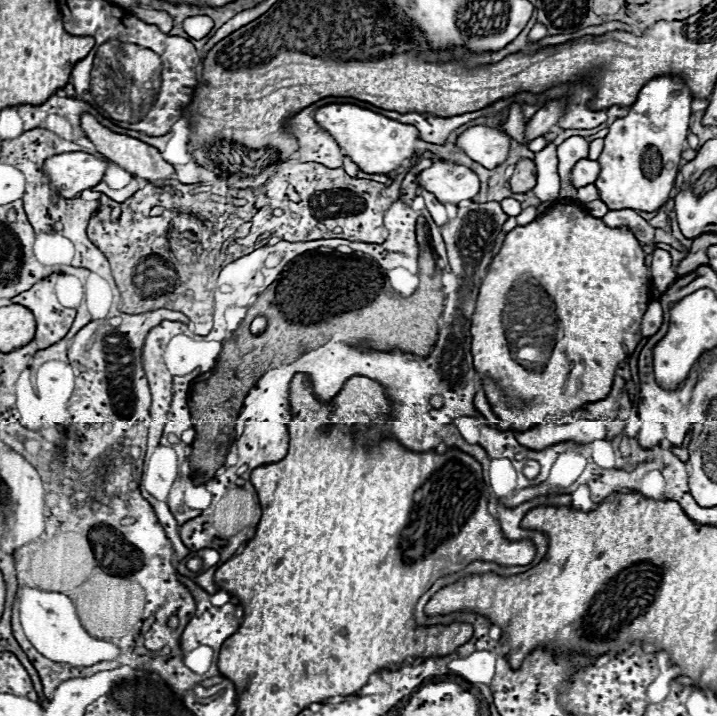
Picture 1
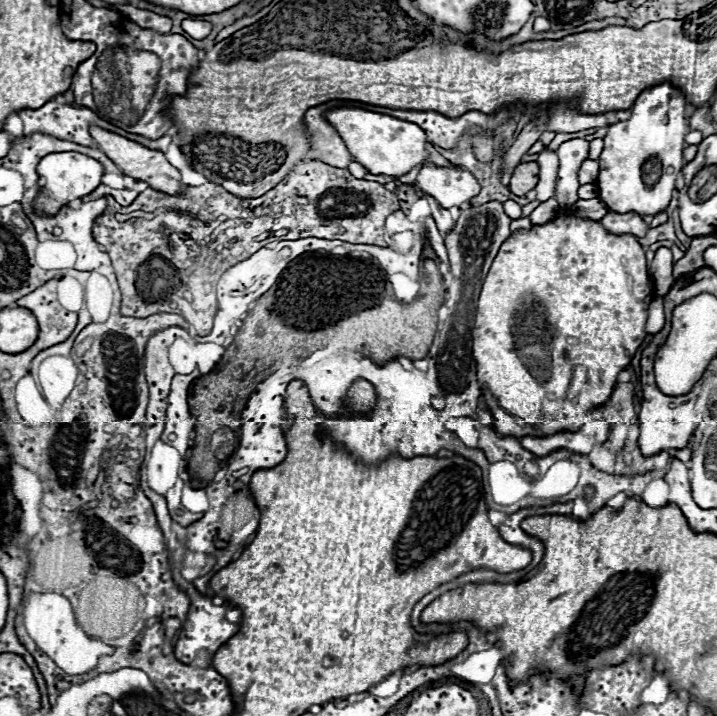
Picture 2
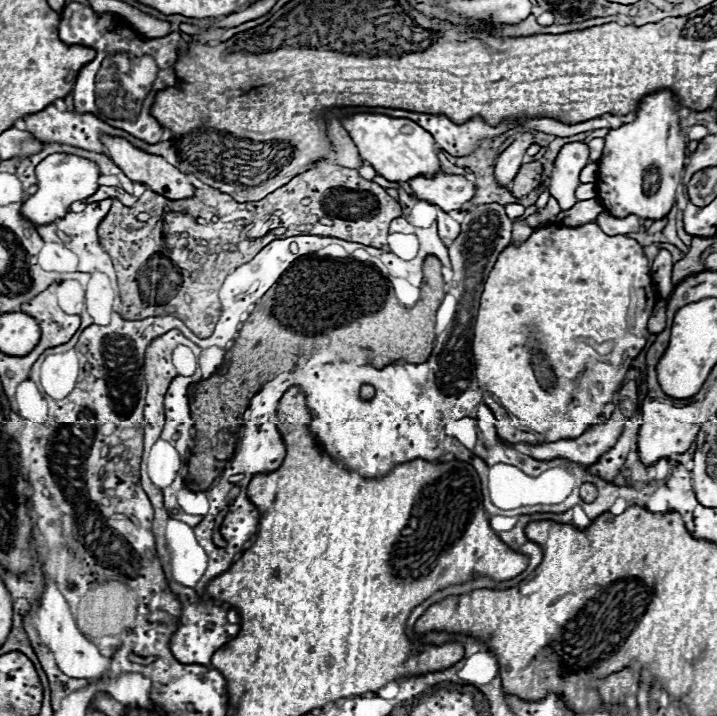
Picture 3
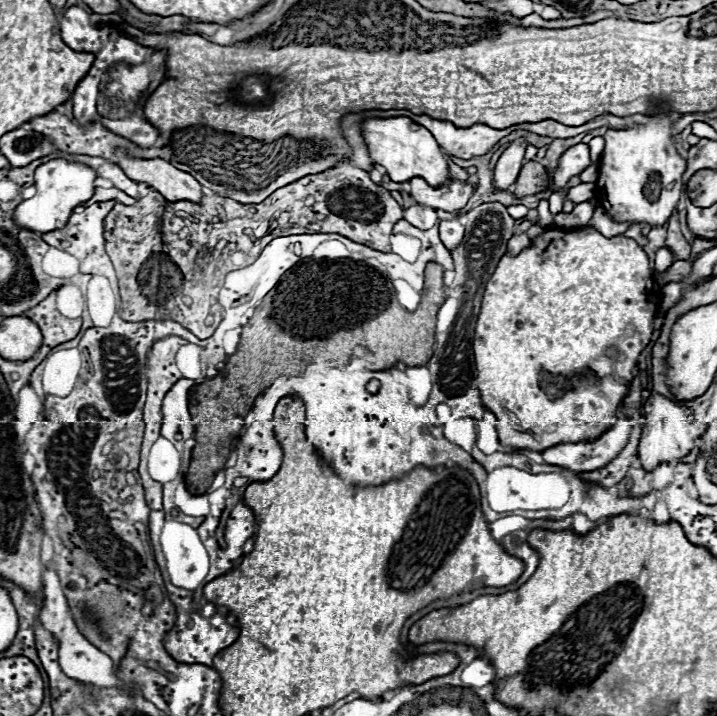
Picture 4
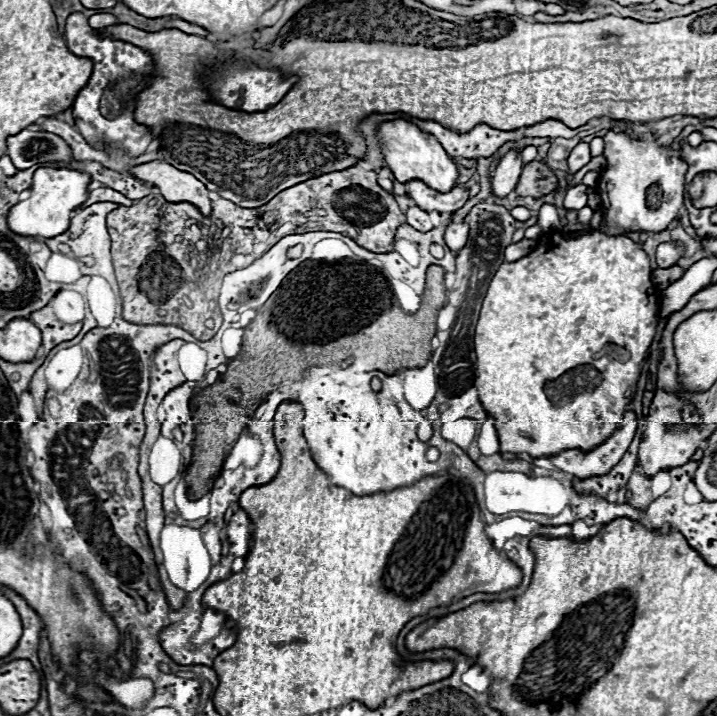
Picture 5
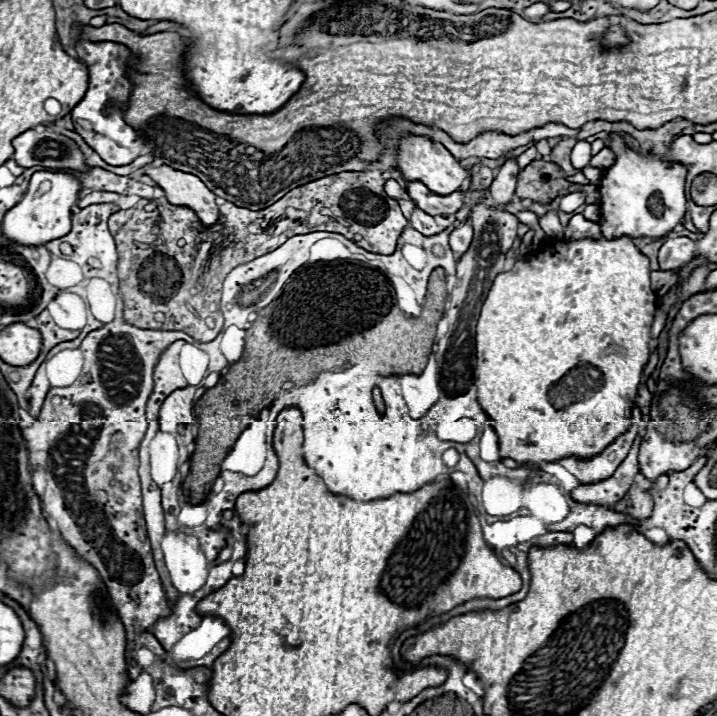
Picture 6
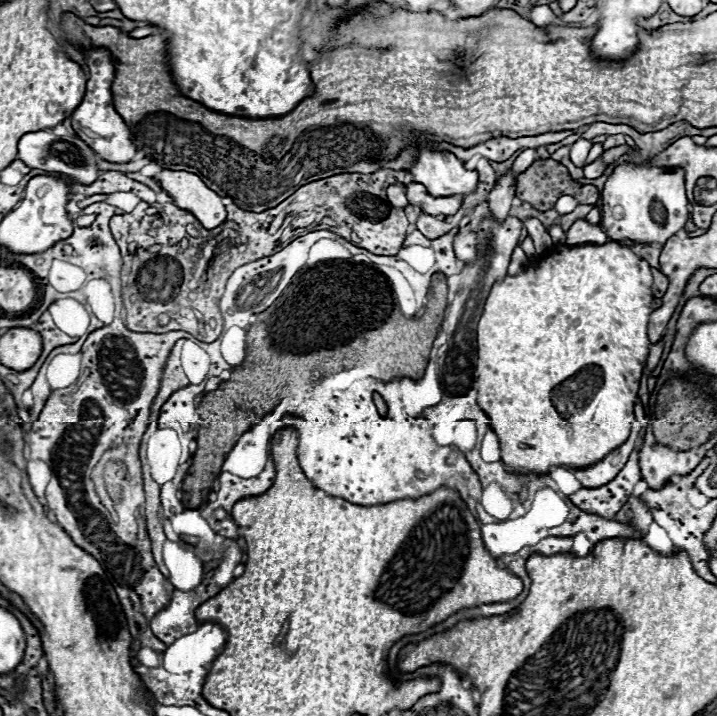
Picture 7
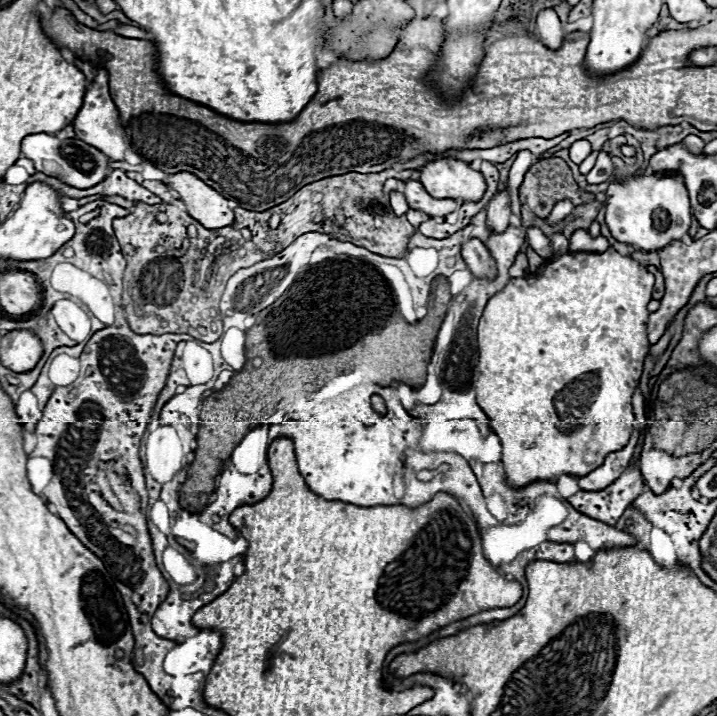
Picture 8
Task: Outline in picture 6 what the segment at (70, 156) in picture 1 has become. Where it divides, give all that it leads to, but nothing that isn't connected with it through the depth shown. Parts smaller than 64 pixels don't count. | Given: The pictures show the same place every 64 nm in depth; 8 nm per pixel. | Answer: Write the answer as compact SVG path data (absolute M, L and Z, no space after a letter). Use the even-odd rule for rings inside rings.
M40 170L32 174L30 186L24 194L24 198L6 212L2 220L2 234L22 246L44 246L56 238L62 238L70 232L70 208L78 202L80 182L66 172L48 172Z

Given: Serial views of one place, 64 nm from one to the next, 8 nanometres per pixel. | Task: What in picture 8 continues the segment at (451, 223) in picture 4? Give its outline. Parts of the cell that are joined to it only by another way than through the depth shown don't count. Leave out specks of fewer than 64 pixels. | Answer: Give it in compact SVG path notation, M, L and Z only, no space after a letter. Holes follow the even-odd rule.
M478 238L464 240L464 244L462 244L462 258L464 258L464 262L470 268L470 272L476 278L494 280L498 276L496 262L494 262L492 254L488 252L488 248Z

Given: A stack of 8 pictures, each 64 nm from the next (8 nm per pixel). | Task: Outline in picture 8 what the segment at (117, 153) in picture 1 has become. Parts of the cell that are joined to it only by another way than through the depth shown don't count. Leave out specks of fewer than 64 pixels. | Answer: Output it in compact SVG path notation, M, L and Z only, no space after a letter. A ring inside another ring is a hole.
M170 174L168 186L180 194L180 200L188 208L188 214L206 228L216 230L234 224L236 218L234 210L228 206L228 200L214 188L204 184L200 178L194 178L194 174Z

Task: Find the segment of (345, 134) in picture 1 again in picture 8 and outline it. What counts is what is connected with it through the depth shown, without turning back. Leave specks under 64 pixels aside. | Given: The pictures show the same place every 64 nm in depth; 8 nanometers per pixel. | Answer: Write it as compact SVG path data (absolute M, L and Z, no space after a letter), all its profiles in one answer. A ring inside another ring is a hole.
M442 158L420 168L420 182L434 198L454 198L462 202L478 202L486 192L486 180L470 164Z

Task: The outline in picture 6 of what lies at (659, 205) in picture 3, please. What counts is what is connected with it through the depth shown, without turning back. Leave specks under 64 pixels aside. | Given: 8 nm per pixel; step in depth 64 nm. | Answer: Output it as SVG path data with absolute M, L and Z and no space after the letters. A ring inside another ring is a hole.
M614 140L610 146L616 152L616 162L610 166L600 184L600 226L608 240L630 236L630 238L664 238L678 224L682 224L686 214L684 198L684 178L686 166L676 162L656 160L652 154L642 156L630 150L624 142ZM652 198L658 198L662 206L650 206Z

